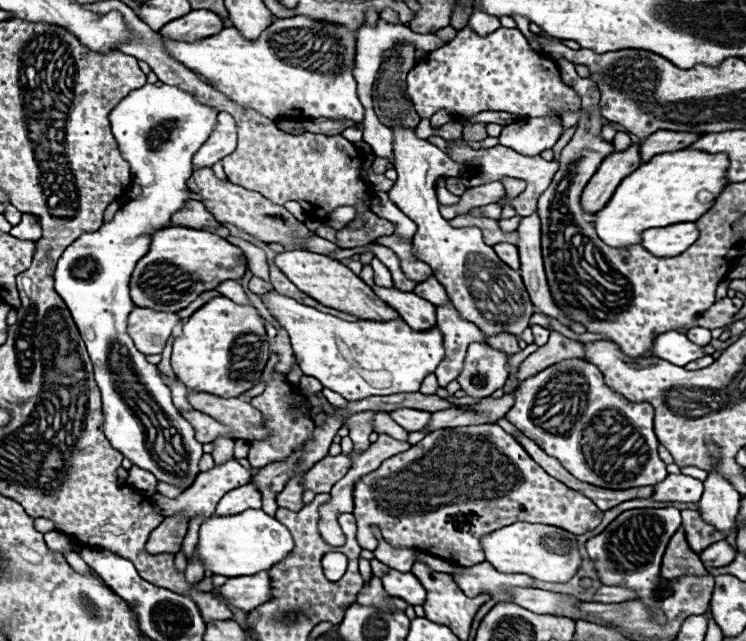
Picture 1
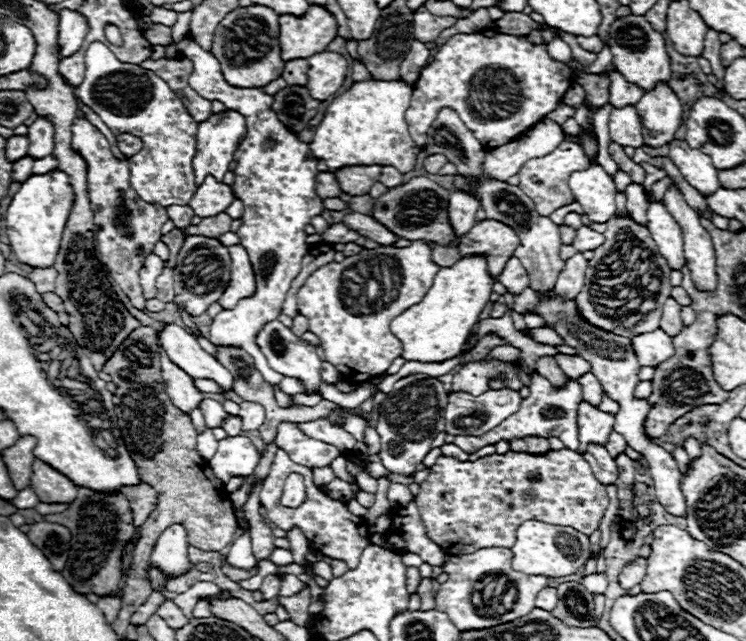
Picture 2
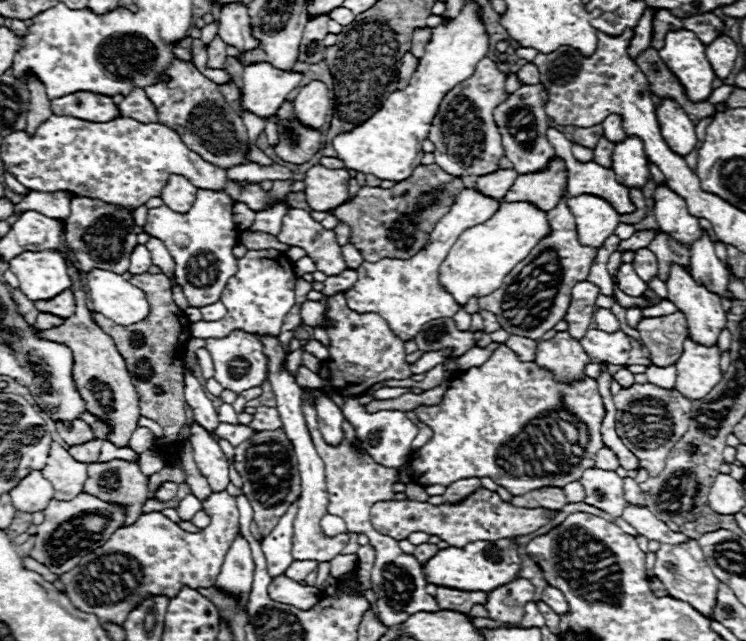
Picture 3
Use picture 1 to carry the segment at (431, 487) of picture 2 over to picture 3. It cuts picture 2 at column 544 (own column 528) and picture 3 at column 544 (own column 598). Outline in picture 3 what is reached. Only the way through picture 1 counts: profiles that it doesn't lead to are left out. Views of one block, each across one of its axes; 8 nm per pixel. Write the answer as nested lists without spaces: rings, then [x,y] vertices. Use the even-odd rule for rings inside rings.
[[[478,488],[472,496],[468,496],[464,502],[454,506],[444,506],[444,504],[432,506],[428,502],[412,502],[412,500],[378,502],[370,512],[370,522],[374,530],[386,536],[392,536],[396,540],[404,540],[412,532],[426,532],[430,536],[434,534],[440,536],[450,546],[464,546],[472,540],[500,540],[508,536],[530,534],[540,526],[544,526],[554,514],[556,514],[554,510],[544,510],[544,508],[536,508],[536,510],[516,508],[508,502],[502,502],[496,492]]]

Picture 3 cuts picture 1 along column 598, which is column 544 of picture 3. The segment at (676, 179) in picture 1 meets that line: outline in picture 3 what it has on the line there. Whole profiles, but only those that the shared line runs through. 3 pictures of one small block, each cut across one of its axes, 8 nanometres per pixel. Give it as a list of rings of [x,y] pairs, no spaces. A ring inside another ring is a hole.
[[[500,202],[498,212],[482,224],[464,230],[440,264],[440,282],[458,304],[466,304],[470,296],[486,296],[498,290],[504,276],[530,254],[530,250],[550,234],[546,212],[530,202]]]

